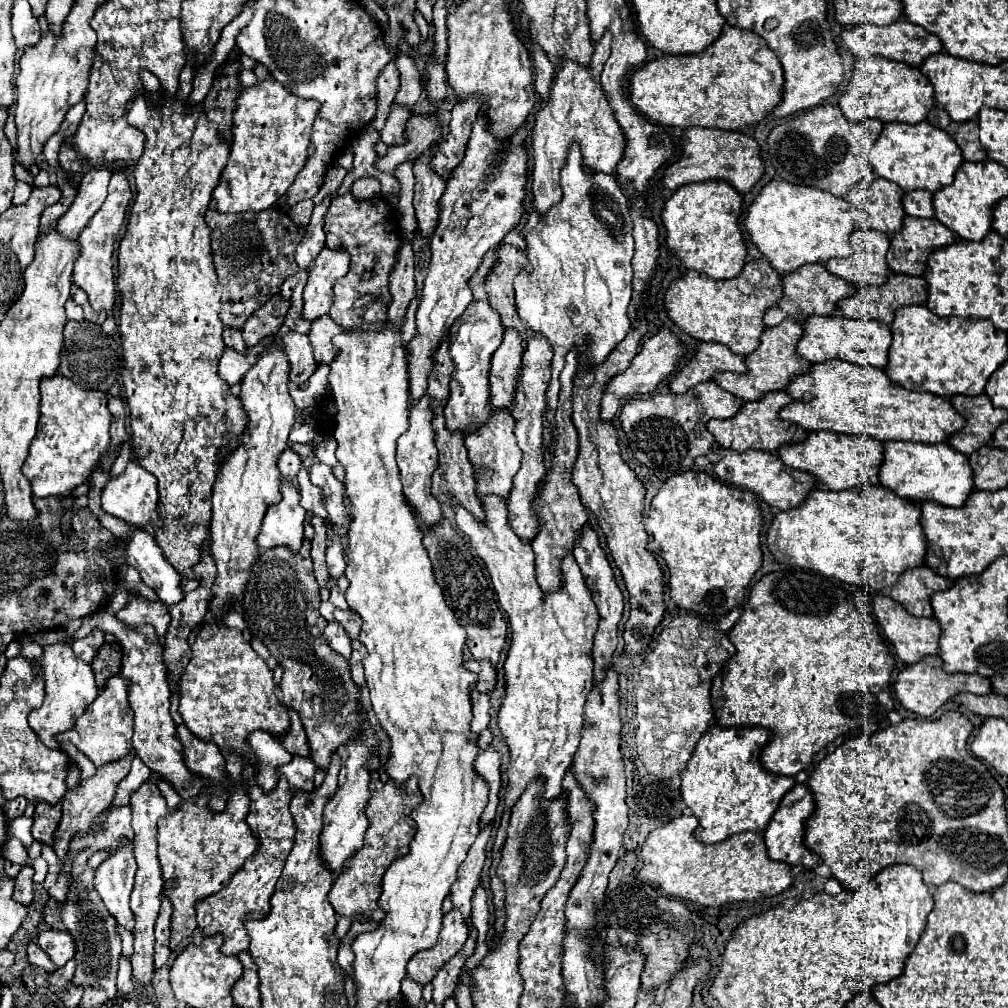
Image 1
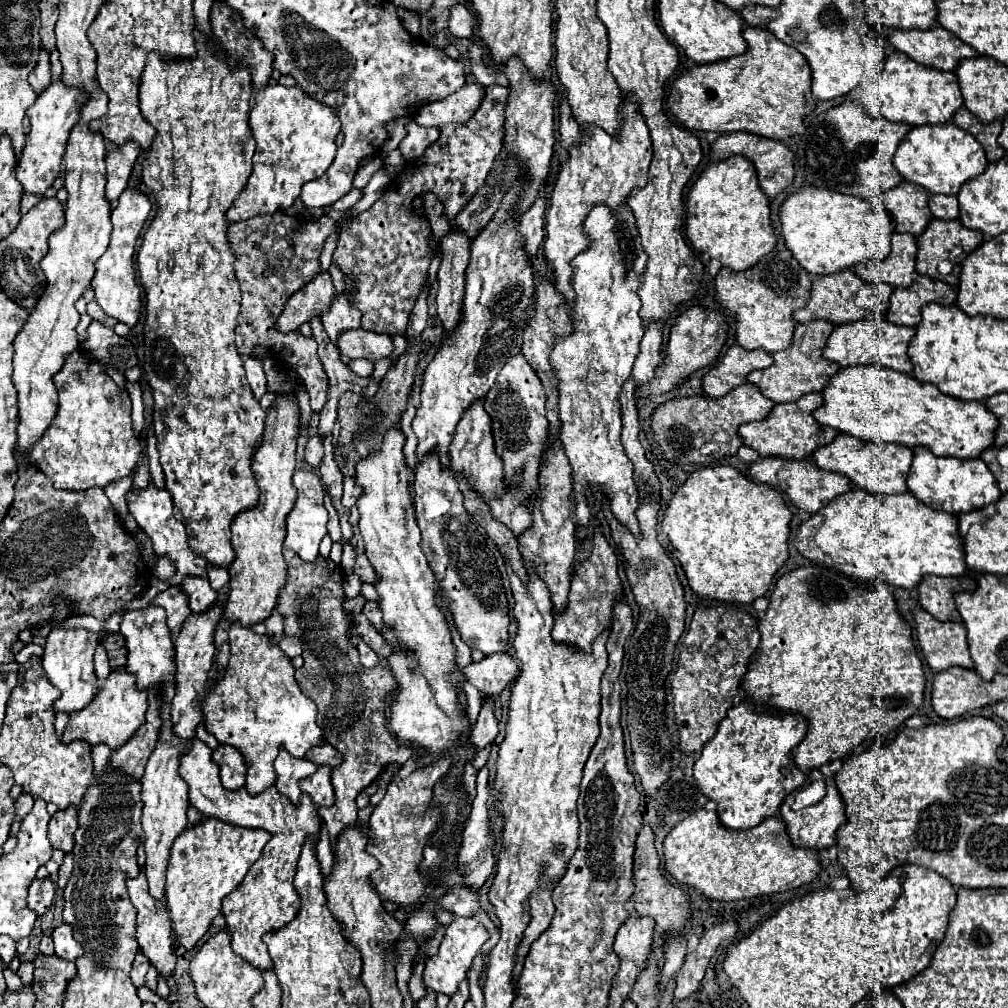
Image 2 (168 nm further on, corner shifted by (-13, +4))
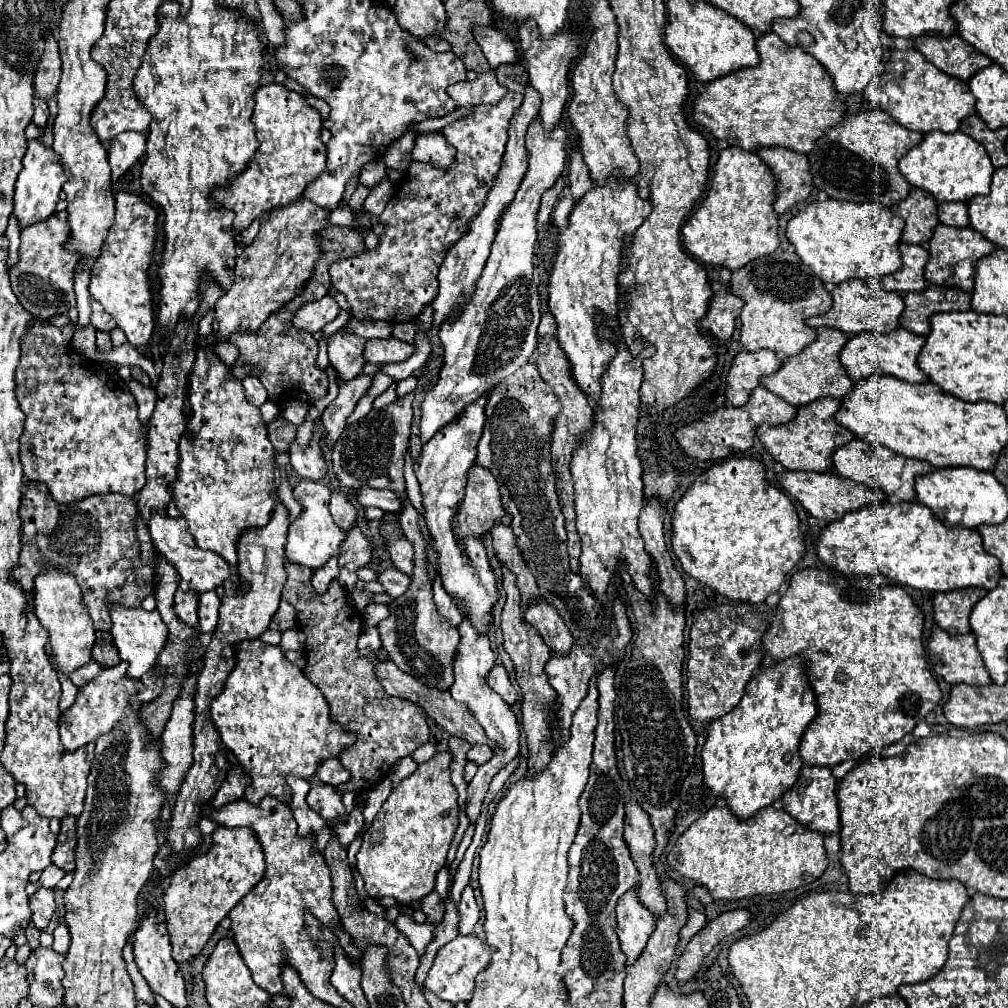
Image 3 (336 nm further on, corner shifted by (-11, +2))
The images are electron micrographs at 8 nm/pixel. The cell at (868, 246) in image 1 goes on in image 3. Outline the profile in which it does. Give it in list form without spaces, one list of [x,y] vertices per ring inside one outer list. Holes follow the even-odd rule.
[[[901,244],[901,258],[903,258],[903,268],[897,270],[895,274],[889,274],[883,278],[883,288],[887,284],[887,290],[893,292],[921,292],[927,288],[925,284],[925,264],[929,260],[929,254],[923,246],[915,244]]]

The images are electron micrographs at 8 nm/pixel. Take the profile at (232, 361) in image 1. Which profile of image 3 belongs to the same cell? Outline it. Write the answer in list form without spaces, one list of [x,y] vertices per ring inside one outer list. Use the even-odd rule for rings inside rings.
[[[247,376],[243,380],[243,388],[245,388],[245,396],[247,396],[249,404],[253,404],[253,406],[259,408],[261,404],[267,402],[267,392],[265,392],[263,384],[255,376]]]

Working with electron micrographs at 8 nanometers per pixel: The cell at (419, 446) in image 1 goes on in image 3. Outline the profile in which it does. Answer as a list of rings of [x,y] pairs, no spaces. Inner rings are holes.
[[[535,118],[527,130],[529,168],[521,180],[515,200],[509,204],[503,216],[491,256],[477,282],[477,290],[471,302],[461,310],[461,316],[453,324],[443,324],[439,330],[441,344],[445,348],[445,364],[439,374],[439,382],[425,394],[421,416],[421,442],[437,434],[445,424],[453,422],[469,402],[475,402],[483,392],[491,390],[527,364],[527,358],[537,348],[537,326],[541,318],[539,292],[533,282],[533,256],[537,242],[537,210],[543,192],[547,192],[569,158],[569,134],[565,126],[553,128],[549,134],[541,130],[541,118]]]

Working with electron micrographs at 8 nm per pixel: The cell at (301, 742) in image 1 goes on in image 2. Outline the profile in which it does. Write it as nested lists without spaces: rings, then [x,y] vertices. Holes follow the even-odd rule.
[[[327,742],[311,748],[311,752],[307,752],[305,758],[311,760],[313,764],[327,764],[327,766],[337,766],[341,762],[341,754]]]

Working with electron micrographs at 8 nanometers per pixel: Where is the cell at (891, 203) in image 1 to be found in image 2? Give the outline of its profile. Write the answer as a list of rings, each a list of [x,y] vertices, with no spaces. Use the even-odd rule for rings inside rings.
[[[901,182],[897,188],[883,194],[883,204],[893,218],[897,232],[919,236],[927,228],[929,220],[933,218],[931,210],[927,208],[927,198],[927,190],[911,182]]]

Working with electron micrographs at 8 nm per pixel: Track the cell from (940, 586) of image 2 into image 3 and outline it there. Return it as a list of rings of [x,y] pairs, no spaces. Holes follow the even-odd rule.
[[[963,588],[951,592],[937,592],[933,600],[935,622],[949,634],[971,632],[969,614],[973,606],[987,594],[983,588]]]

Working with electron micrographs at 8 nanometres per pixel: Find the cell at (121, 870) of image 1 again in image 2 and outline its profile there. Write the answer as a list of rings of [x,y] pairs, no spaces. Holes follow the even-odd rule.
[[[143,868],[139,870],[137,878],[127,878],[127,892],[129,892],[131,904],[137,908],[137,942],[139,942],[139,950],[151,960],[151,964],[157,968],[157,972],[167,978],[167,976],[171,976],[171,972],[175,968],[173,938],[171,938],[171,920],[167,918],[165,906],[161,902],[157,902],[155,898],[149,896],[147,878],[145,878]]]

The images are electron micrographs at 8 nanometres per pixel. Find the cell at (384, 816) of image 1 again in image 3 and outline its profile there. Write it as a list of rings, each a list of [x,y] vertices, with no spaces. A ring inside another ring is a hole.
[[[437,752],[431,760],[403,778],[363,834],[357,870],[373,898],[393,896],[399,904],[413,904],[435,888],[435,876],[445,866],[447,850],[459,822],[457,790],[451,782],[451,752]]]

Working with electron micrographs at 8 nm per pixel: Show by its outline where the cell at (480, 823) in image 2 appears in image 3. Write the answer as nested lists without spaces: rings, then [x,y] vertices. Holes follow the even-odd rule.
[[[467,886],[463,890],[463,896],[461,896],[461,902],[459,902],[459,934],[467,936],[473,932],[477,920],[479,920],[479,906],[475,902],[475,896],[473,896],[473,888]]]

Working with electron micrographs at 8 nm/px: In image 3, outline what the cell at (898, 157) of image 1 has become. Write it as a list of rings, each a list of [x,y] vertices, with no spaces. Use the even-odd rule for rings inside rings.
[[[929,132],[929,134],[925,134],[921,144],[911,148],[899,160],[899,170],[911,186],[927,190],[929,194],[933,194],[933,198],[937,202],[951,202],[951,200],[967,202],[973,196],[989,194],[991,176],[995,172],[985,148],[963,132],[955,132],[955,134]]]

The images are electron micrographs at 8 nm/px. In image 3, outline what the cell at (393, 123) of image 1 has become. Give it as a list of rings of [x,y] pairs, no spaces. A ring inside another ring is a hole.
[[[437,132],[421,134],[417,138],[417,144],[415,144],[411,156],[413,156],[413,160],[429,162],[439,170],[449,170],[449,168],[453,168],[453,162],[455,162],[453,146],[445,140],[443,134],[437,134]]]

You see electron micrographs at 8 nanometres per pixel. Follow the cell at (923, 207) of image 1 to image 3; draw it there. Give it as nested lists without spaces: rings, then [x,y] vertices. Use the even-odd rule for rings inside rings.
[[[943,202],[943,204],[939,204],[939,220],[947,226],[957,226],[957,228],[969,226],[967,202]]]

